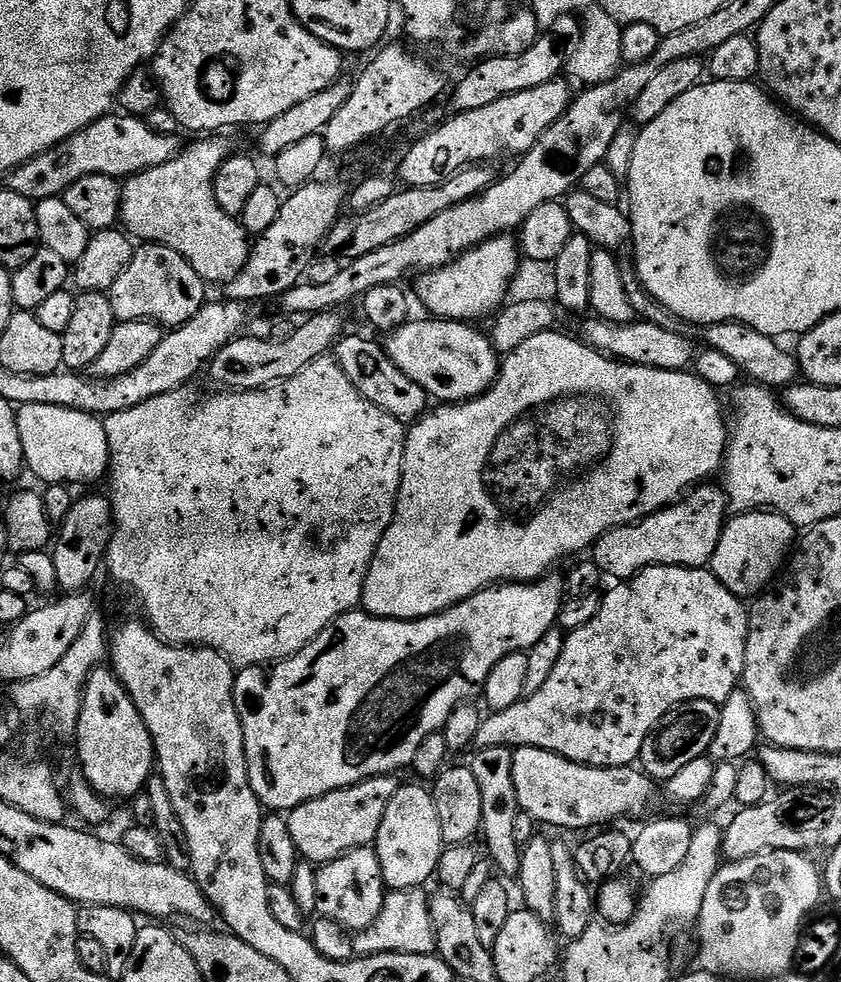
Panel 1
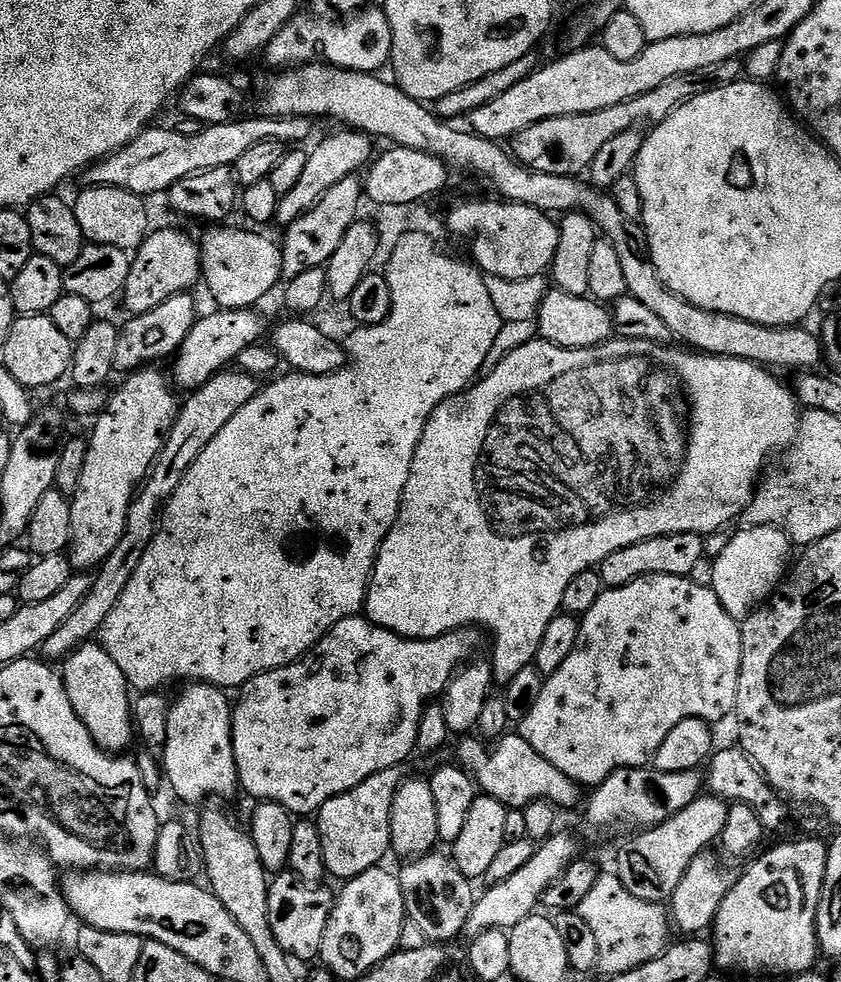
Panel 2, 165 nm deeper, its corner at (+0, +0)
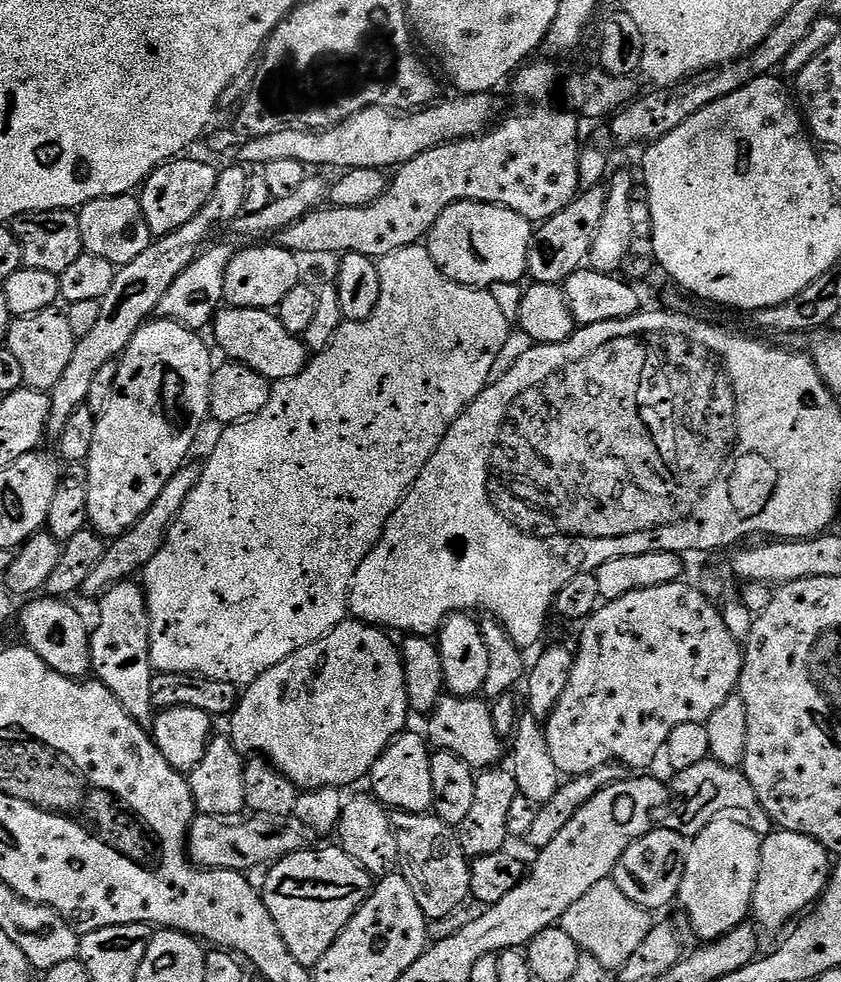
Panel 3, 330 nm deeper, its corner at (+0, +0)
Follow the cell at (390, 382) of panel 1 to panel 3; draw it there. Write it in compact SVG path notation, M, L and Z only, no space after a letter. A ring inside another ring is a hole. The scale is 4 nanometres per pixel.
M221 307L220 311L216 313L216 319L210 325L210 332L216 335L217 345L215 344L215 347L217 349L220 347L228 355L225 357L229 361L250 366L250 370L258 370L258 374L262 374L267 380L273 382L302 374L302 370L310 359L308 346L303 339L290 334L290 330L286 330L286 326L282 326L282 322L276 317L275 311L266 308Z

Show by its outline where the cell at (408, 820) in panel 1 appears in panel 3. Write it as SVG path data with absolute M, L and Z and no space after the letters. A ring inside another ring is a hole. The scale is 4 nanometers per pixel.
M413 730L405 731L396 737L392 744L374 762L370 773L371 795L375 796L385 808L397 812L426 812L432 807L434 782L430 782L430 744L423 735Z

